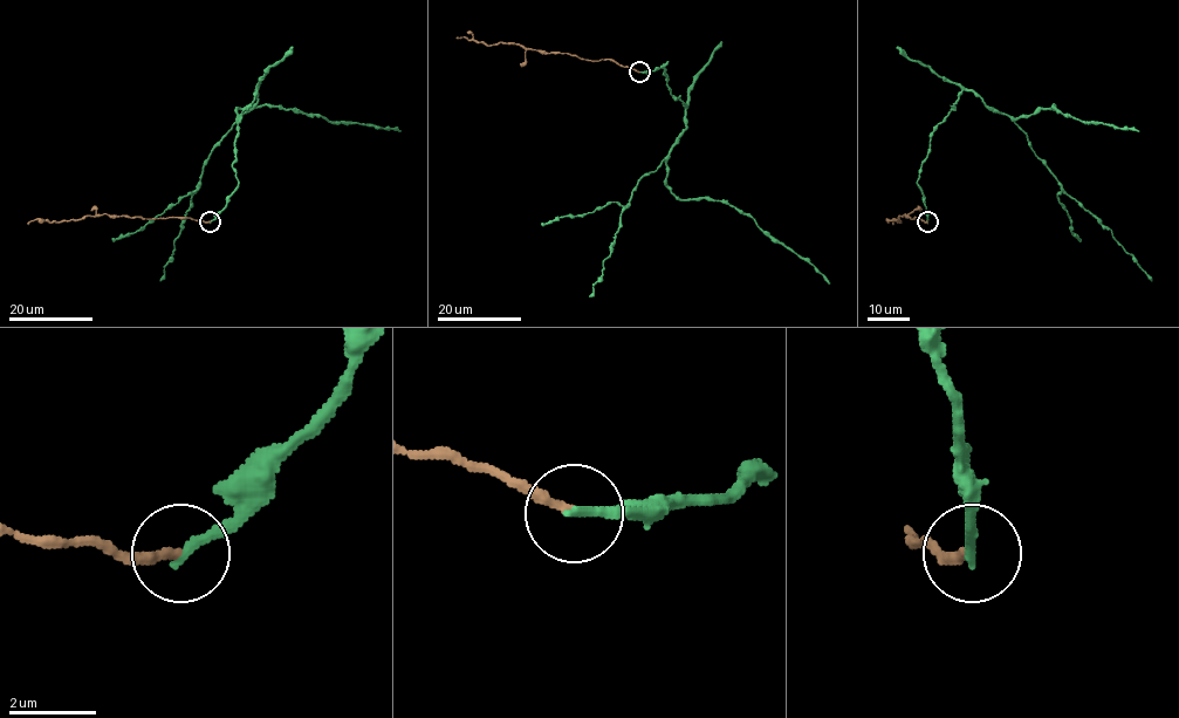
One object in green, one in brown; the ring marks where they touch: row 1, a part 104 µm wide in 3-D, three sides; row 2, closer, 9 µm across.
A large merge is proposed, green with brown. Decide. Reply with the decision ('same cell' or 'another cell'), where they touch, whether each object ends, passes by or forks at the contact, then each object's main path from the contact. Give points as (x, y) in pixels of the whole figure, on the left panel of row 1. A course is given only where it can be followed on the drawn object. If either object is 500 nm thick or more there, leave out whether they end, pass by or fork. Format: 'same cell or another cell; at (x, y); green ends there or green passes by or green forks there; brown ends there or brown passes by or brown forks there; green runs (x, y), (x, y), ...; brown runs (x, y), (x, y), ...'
another cell; at (210, 221); green ends there; brown ends there; green runs (211, 221), (235, 187), (235, 135), (241, 113), (256, 90), (256, 103), (225, 135), (204, 166), (159, 281); brown runs (211, 221), (96, 214), (56, 221), (39, 219), (27, 224)

